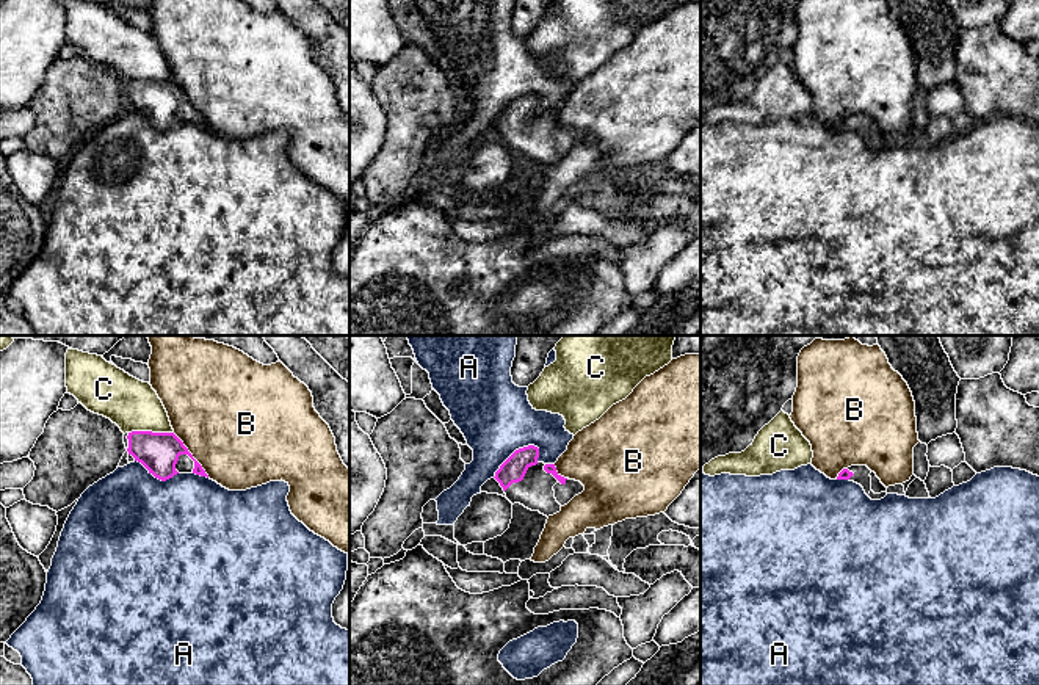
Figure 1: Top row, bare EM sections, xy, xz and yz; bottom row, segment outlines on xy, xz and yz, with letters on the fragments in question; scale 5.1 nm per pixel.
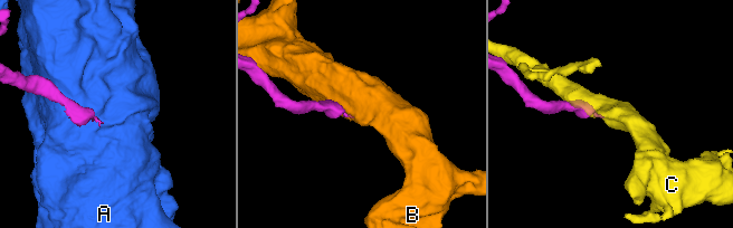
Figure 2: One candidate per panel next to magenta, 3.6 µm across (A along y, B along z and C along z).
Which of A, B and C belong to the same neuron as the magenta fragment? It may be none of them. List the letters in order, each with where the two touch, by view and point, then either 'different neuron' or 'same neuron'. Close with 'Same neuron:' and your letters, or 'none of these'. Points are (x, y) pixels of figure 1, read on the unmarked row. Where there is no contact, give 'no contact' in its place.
A: meets magenta in xz at (514, 101); different neuron
B: meets magenta in xy at (191, 104); different neuron
C: meets magenta in xy at (151, 80); different neuron
Same neuron: none of these

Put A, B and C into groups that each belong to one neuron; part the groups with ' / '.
A / B / C

